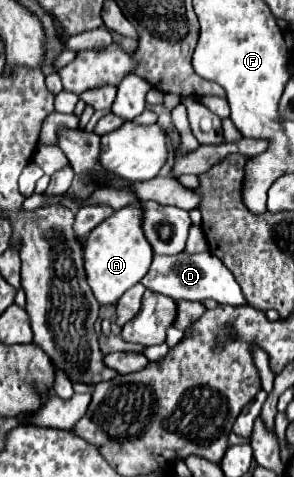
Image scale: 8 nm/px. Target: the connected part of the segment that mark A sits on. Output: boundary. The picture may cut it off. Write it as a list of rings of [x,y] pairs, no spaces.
[[[138,202],[116,210],[84,240],[86,280],[100,306],[116,304],[128,288],[132,288],[144,278],[144,274],[150,268],[150,262],[152,262],[152,248],[142,232],[142,216]]]

